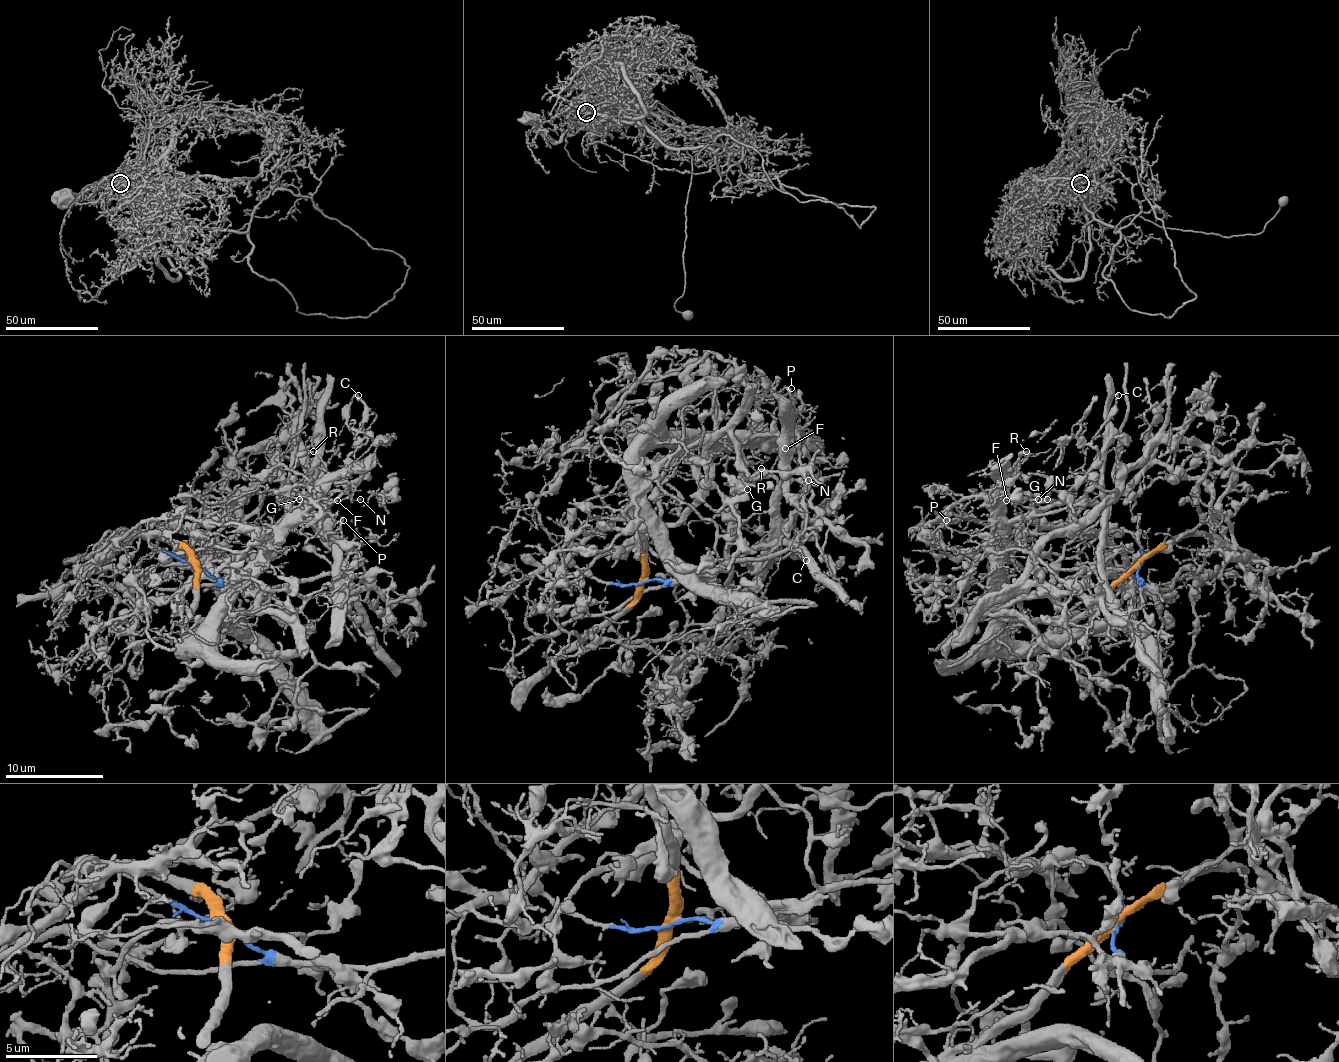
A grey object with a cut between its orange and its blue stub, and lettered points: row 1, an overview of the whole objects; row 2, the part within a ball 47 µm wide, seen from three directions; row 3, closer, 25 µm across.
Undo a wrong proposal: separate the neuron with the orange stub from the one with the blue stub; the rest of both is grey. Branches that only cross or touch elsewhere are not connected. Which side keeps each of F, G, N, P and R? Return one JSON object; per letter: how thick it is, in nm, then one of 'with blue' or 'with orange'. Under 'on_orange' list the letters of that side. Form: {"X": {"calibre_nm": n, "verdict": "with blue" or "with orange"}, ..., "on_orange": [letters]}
{"F": {"calibre_nm": 110, "verdict": "with orange"}, "G": {"calibre_nm": 130, "verdict": "with orange"}, "N": {"calibre_nm": 110, "verdict": "with orange"}, "P": {"calibre_nm": 90, "verdict": "with orange"}, "R": {"calibre_nm": 120, "verdict": "with orange"}, "on_orange": ["F", "G", "N", "P", "R"]}

